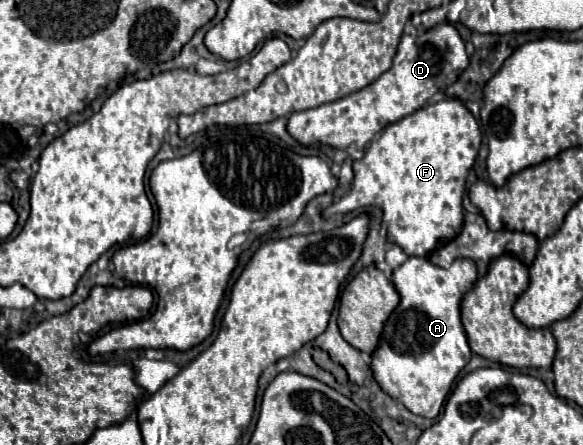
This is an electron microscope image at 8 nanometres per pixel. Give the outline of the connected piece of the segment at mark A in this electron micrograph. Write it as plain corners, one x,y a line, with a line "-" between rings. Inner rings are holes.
408,257
392,273
400,303
384,323
370,371
384,393
420,417
438,417
456,375
470,361
472,353
460,321
460,301
476,279
474,261
464,257
448,269
436,267
424,257

